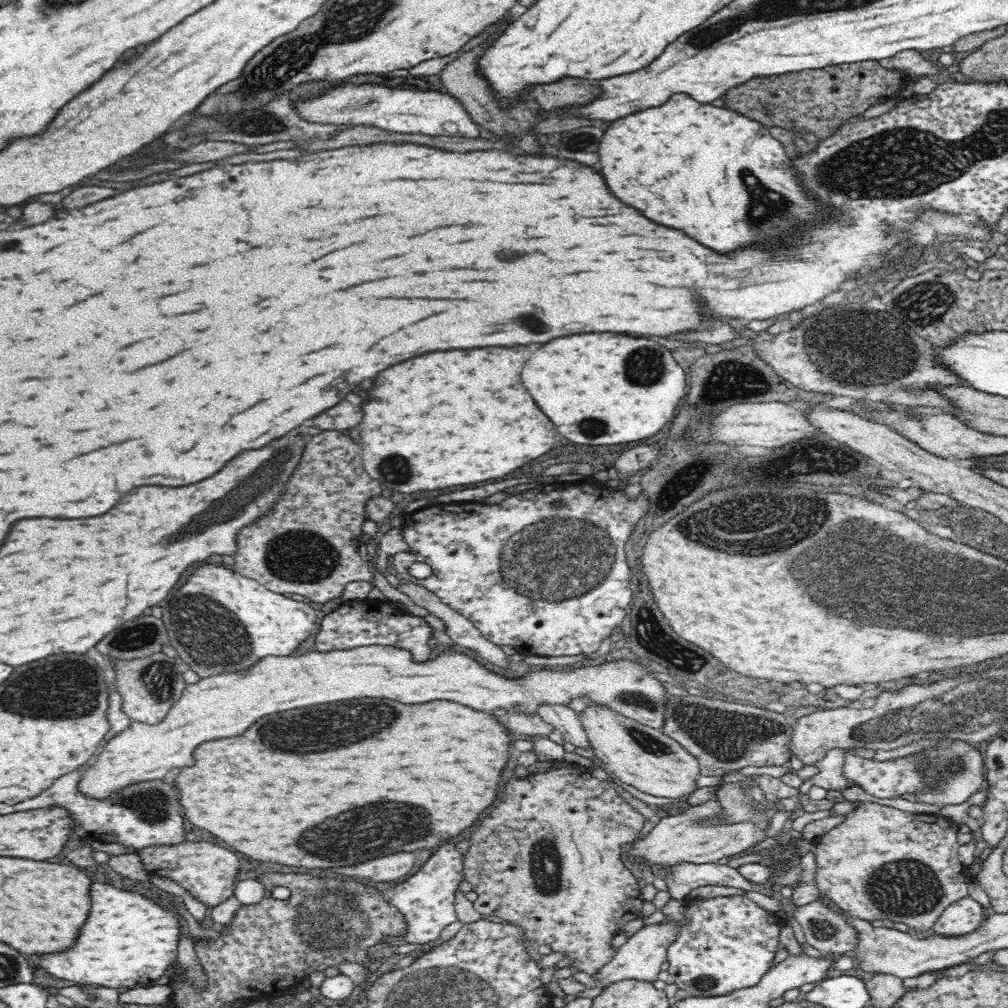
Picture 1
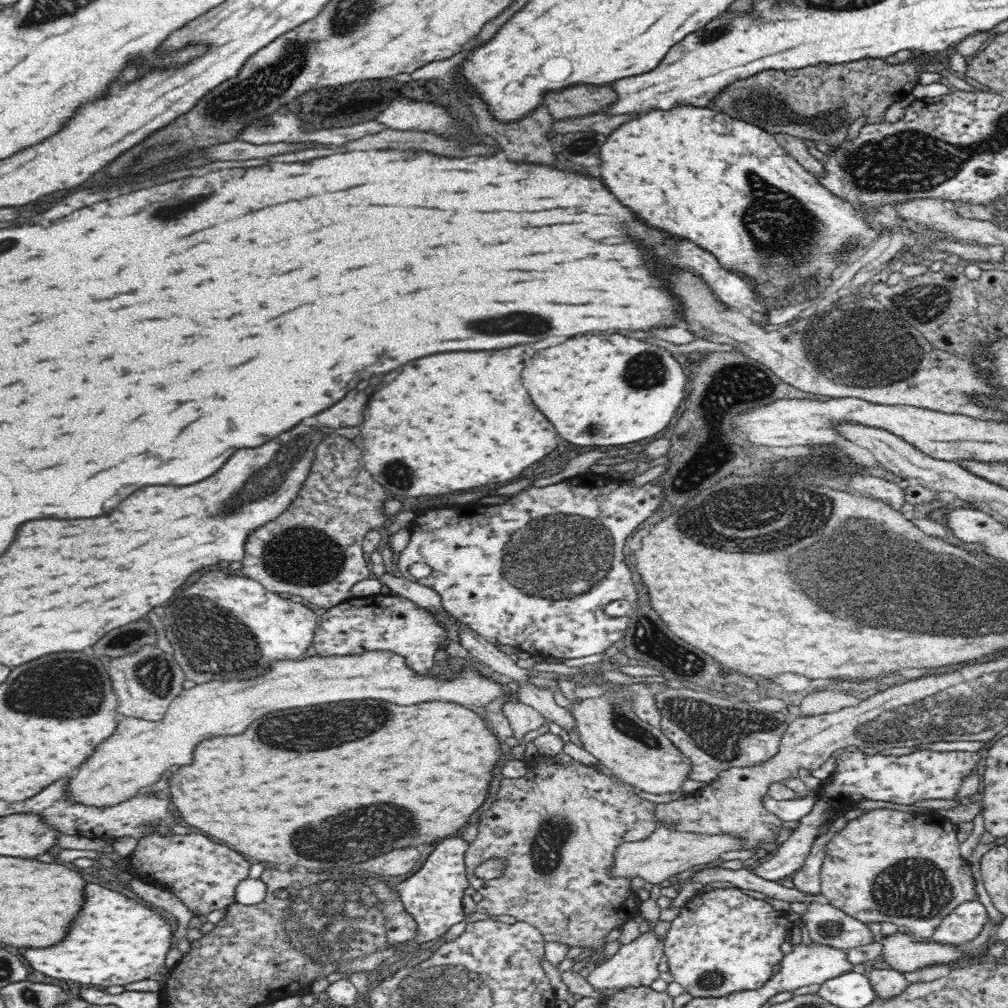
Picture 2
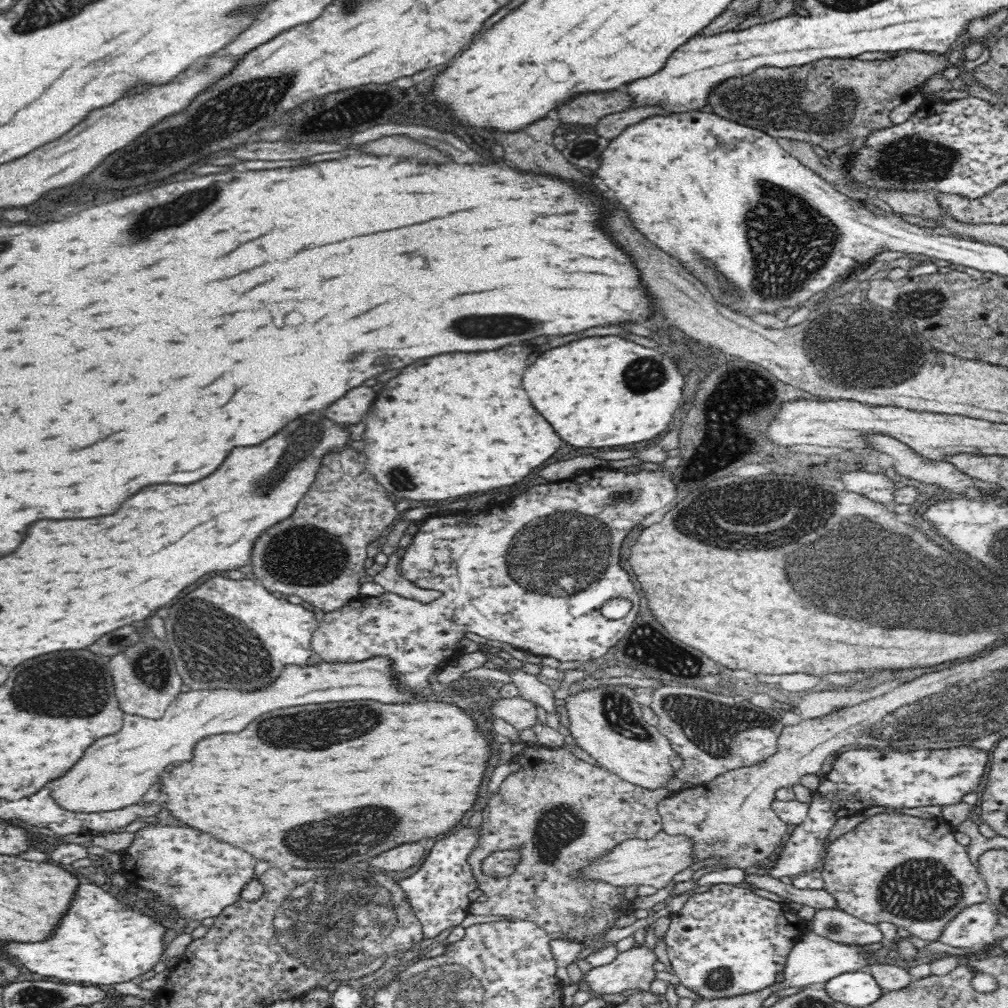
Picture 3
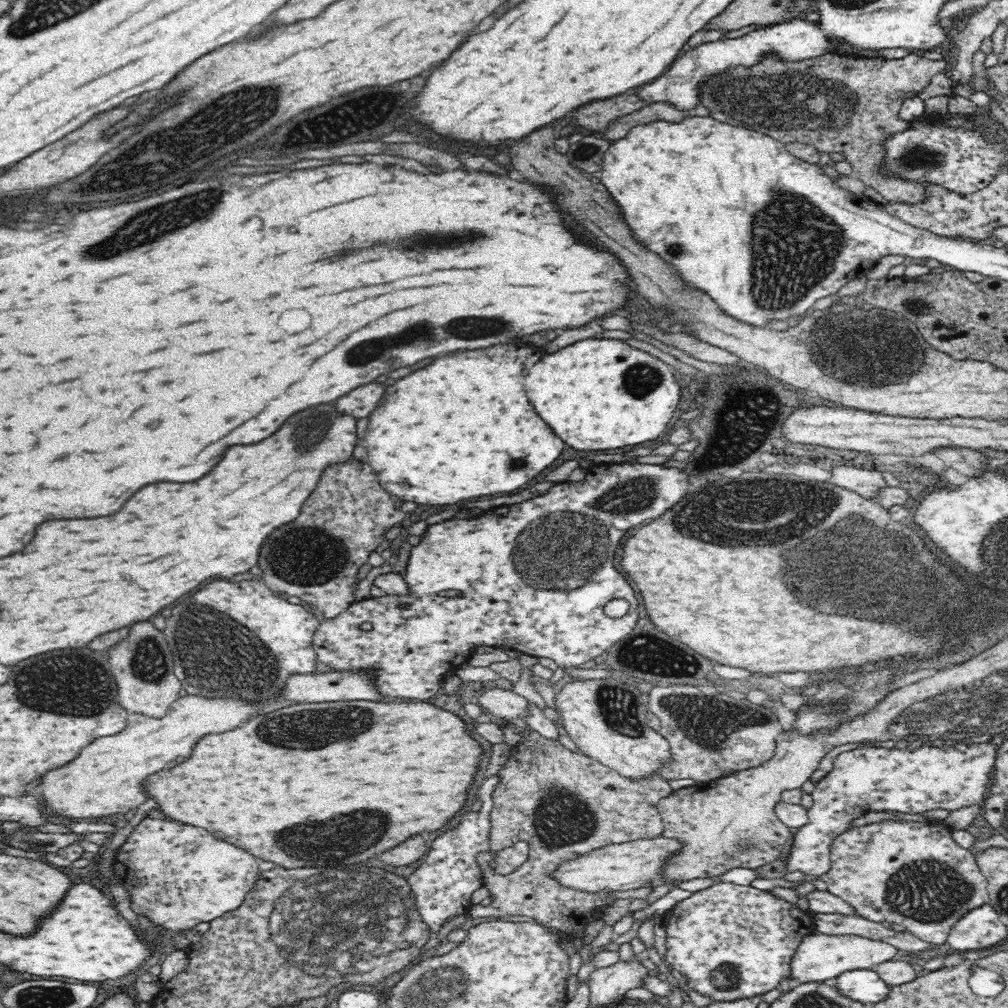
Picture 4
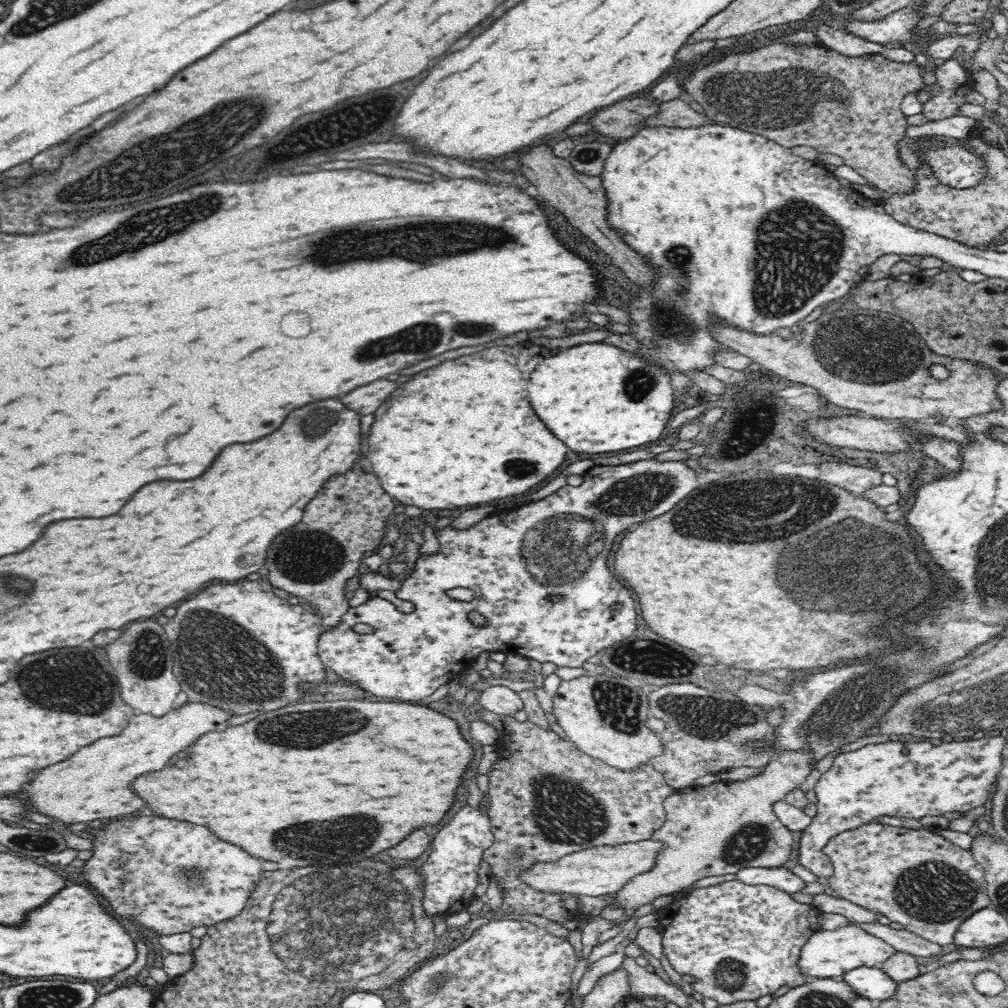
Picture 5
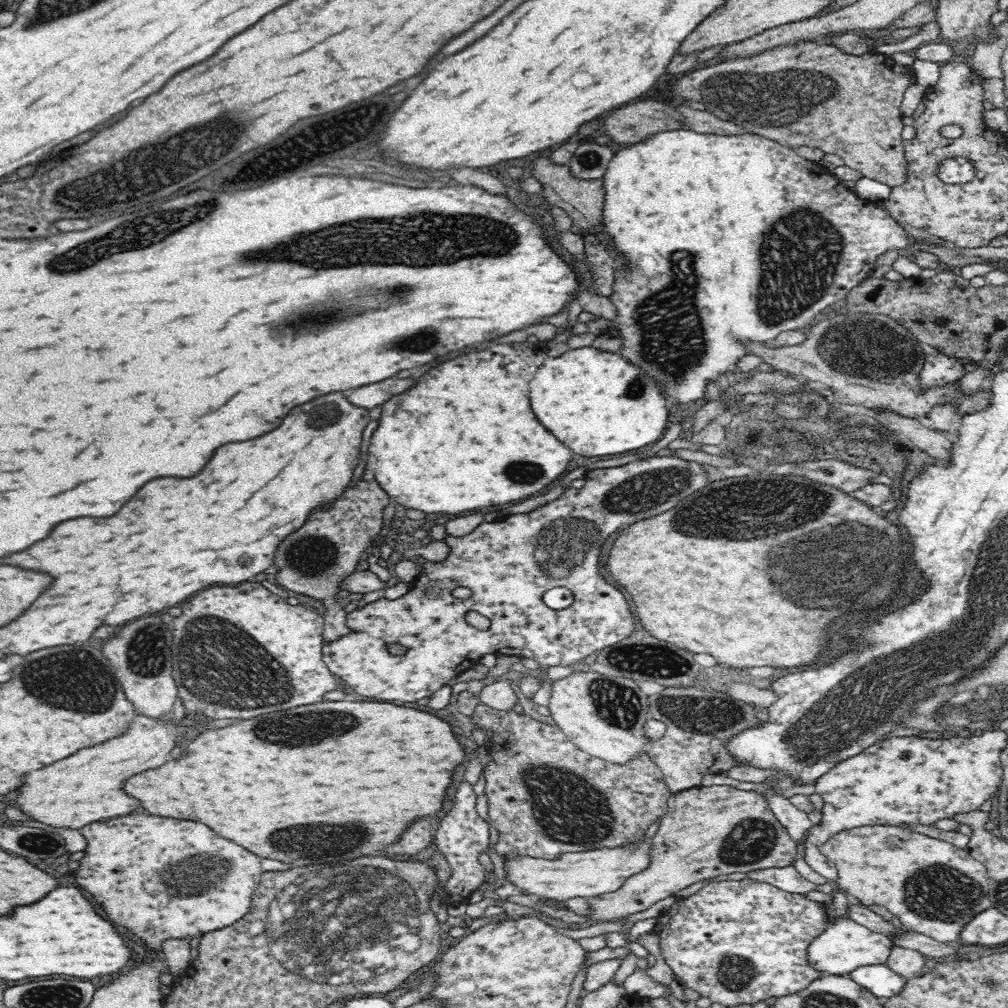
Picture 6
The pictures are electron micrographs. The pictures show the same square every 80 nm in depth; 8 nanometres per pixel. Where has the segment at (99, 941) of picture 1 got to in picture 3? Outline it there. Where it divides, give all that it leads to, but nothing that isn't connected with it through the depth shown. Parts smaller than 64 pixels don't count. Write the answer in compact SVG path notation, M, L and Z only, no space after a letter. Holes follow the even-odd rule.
M82 884L78 888L78 894L60 922L56 934L46 942L34 942L34 944L22 944L22 942L8 942L4 946L4 952L10 958L20 960L30 972L36 972L40 976L52 976L58 980L74 980L82 982L81 985L116 985L129 981L138 981L140 976L151 972L160 962L164 953L164 935L166 927L157 922L148 914L142 914L137 909L123 904L119 898L113 896L104 885L102 888L94 884Z

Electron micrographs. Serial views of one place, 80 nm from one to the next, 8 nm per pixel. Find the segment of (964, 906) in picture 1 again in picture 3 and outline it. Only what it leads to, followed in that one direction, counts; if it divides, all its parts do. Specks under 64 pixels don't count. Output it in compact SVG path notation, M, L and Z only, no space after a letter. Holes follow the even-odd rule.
M988 902L968 906L959 914L956 914L952 921L948 922L947 926L944 926L944 930L940 932L940 936L936 940L942 942L942 944L948 944L948 946L954 946L954 948L970 948L970 946L974 946L981 950L988 949L995 940L992 935L992 928L997 924L995 913Z

